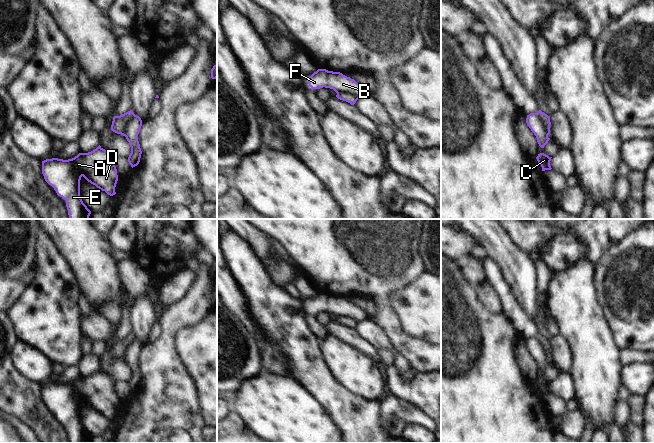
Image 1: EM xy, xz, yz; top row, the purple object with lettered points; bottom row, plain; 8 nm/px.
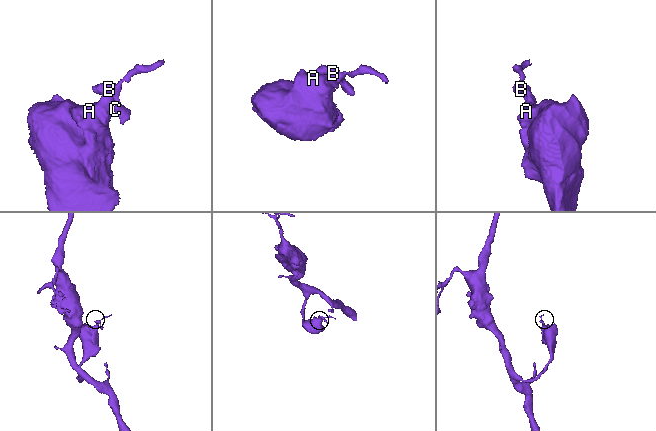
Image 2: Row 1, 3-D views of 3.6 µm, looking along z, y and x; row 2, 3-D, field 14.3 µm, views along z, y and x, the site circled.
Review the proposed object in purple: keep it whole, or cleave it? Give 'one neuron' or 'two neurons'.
two neurons

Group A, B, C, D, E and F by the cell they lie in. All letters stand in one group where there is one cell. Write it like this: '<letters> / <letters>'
A D E / B C F

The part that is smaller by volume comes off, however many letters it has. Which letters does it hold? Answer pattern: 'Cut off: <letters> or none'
Cut off: B, C, F

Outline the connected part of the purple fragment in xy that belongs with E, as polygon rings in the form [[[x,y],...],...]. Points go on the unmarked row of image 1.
[[[99,369],[93,375],[79,377],[72,383],[52,382],[42,385],[44,403],[58,420],[66,424],[70,443],[89,443],[91,438],[80,420],[82,400],[108,419],[116,418],[118,399],[115,383]]]

